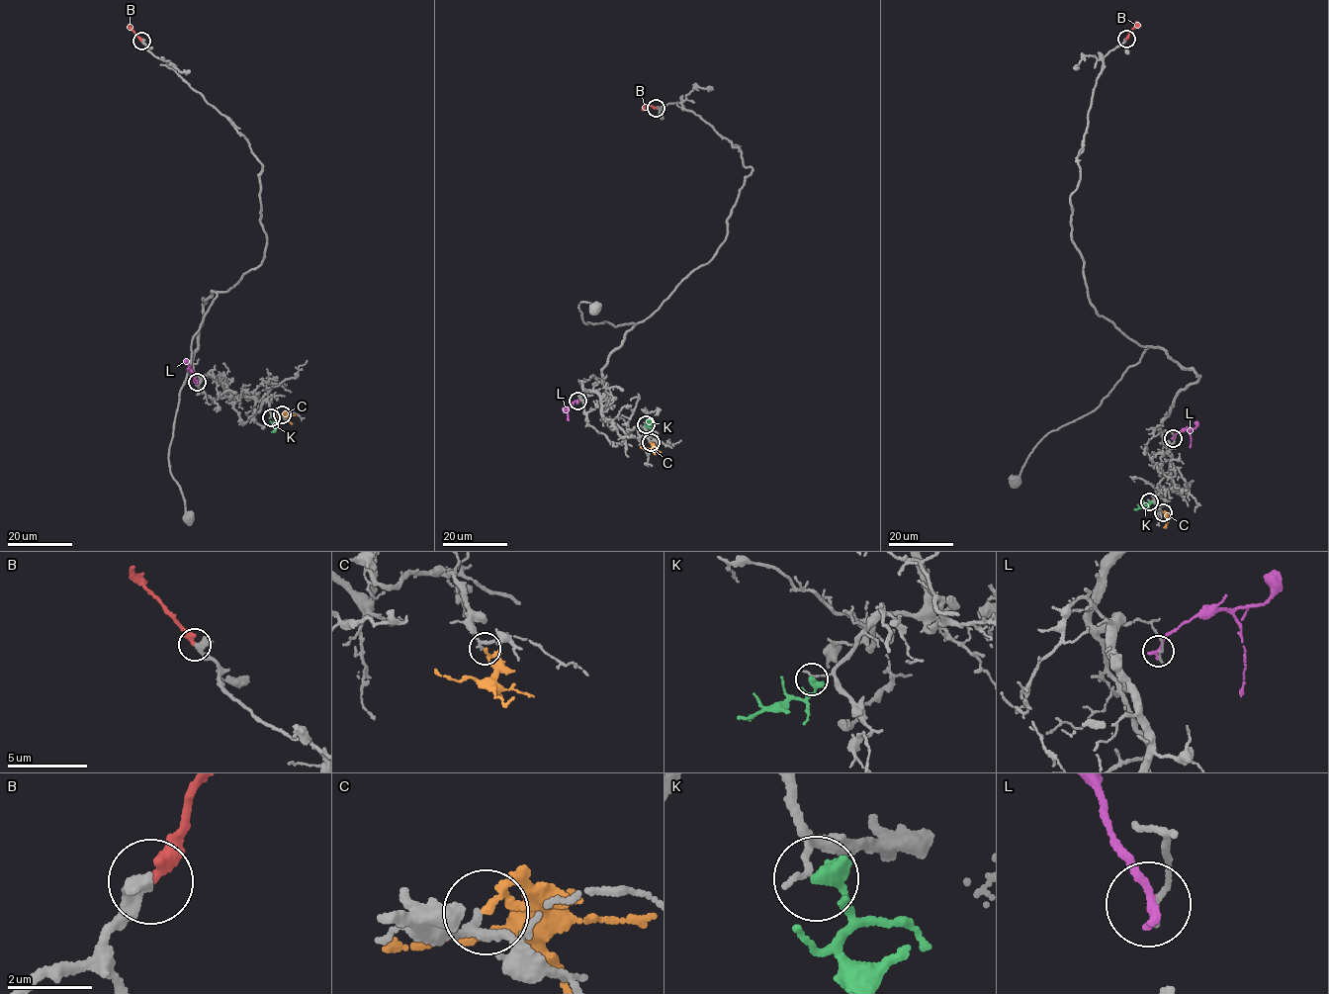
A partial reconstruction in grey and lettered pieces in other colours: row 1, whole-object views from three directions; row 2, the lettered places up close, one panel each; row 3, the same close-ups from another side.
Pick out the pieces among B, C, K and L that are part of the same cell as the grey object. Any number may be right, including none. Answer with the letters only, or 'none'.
B

